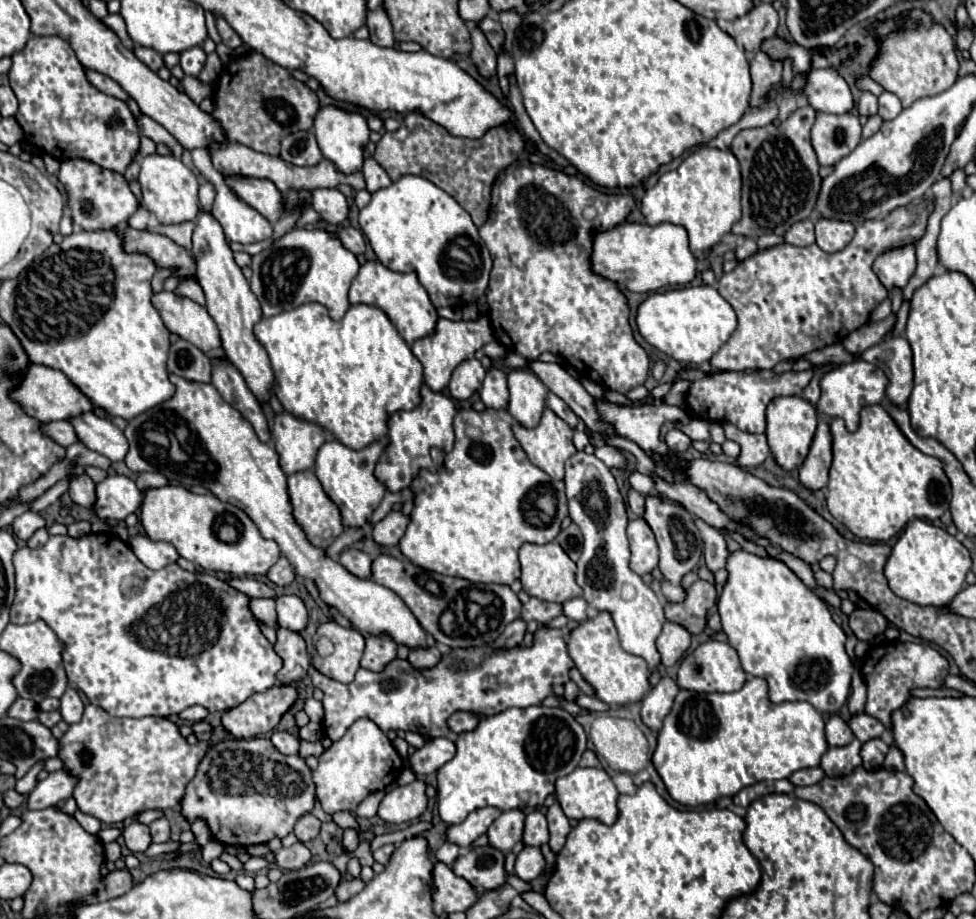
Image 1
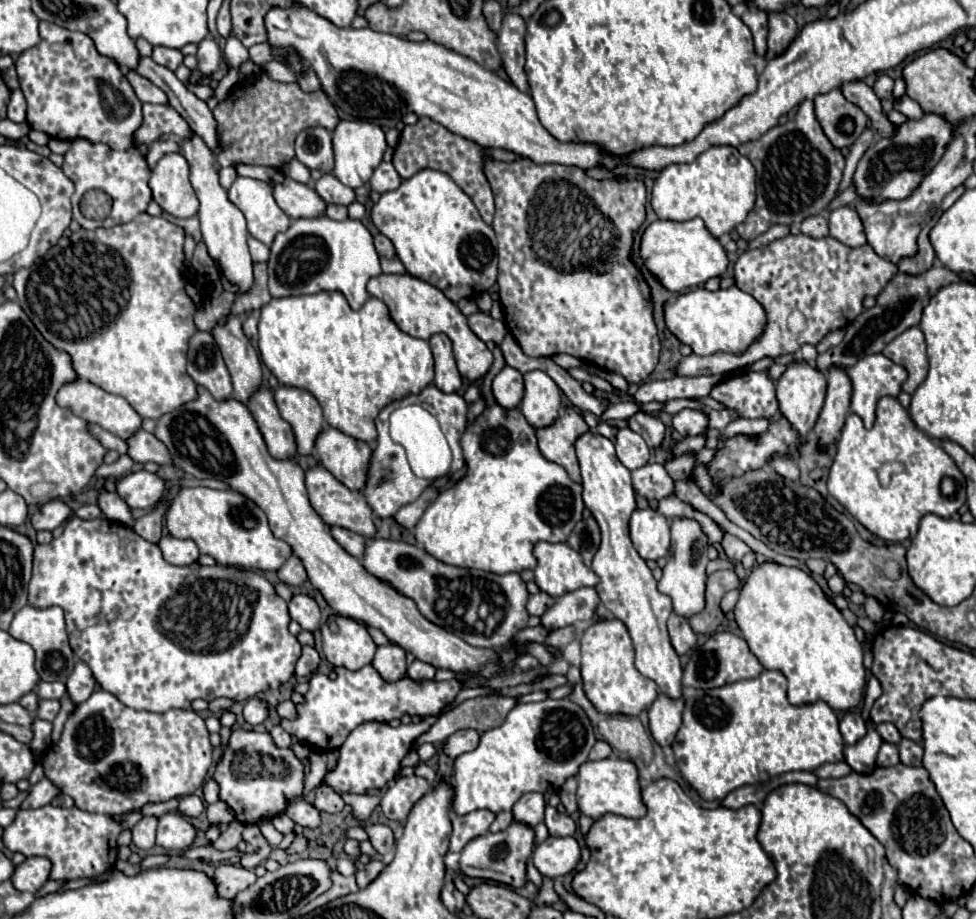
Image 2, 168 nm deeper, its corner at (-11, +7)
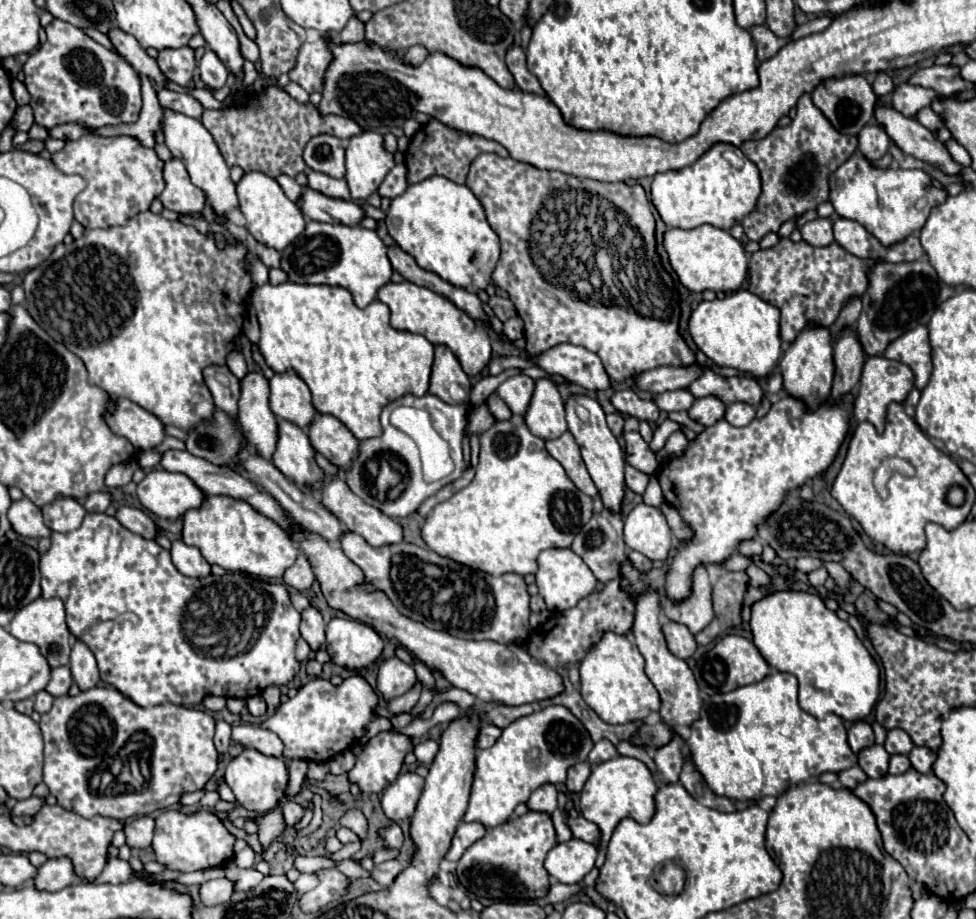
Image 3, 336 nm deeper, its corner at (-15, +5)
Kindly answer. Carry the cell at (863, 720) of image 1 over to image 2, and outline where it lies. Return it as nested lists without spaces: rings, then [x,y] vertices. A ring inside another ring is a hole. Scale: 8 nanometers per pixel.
[[[890,722],[878,724],[876,730],[878,730],[878,734],[884,738],[884,742],[890,742],[890,744],[898,744],[900,738],[902,738],[900,732],[898,732],[898,728],[896,728],[894,724],[890,724]]]

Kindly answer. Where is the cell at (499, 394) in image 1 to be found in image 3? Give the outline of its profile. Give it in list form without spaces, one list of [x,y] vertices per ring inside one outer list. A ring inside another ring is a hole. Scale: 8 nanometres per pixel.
[[[520,374],[520,376],[512,376],[506,382],[502,382],[498,386],[498,396],[506,402],[506,406],[512,410],[512,414],[524,414],[528,408],[528,402],[532,398],[534,392],[534,380]]]

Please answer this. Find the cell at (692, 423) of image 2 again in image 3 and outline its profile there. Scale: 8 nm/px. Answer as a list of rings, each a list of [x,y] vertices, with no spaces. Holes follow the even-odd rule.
[[[698,398],[694,406],[688,410],[688,416],[704,426],[712,426],[724,418],[724,404],[718,398]]]

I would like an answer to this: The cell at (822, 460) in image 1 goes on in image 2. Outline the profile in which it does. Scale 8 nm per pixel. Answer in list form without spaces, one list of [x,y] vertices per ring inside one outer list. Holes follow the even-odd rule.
[[[842,366],[828,368],[828,392],[824,408],[816,420],[814,432],[820,434],[822,446],[832,446],[840,436],[844,420],[850,412],[850,396],[852,396],[852,382]]]

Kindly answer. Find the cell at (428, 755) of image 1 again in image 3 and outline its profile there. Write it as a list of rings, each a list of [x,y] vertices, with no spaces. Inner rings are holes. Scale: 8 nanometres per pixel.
[[[482,724],[480,732],[478,732],[478,738],[476,738],[476,748],[490,748],[498,740],[500,732],[502,730],[492,726],[492,724]]]

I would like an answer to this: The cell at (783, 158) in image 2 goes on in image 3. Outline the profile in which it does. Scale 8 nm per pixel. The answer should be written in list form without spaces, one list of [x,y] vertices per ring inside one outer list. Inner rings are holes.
[[[804,94],[798,100],[798,114],[786,128],[774,128],[766,138],[744,142],[740,150],[758,166],[762,176],[762,194],[754,212],[742,220],[748,240],[762,240],[768,232],[778,232],[788,220],[794,220],[810,208],[818,208],[828,200],[828,180],[852,152],[856,152],[856,136],[844,136],[832,128],[826,116]]]

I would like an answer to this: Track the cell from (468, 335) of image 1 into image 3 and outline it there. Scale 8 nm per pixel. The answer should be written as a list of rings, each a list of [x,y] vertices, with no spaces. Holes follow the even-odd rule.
[[[438,344],[436,346],[436,358],[432,366],[432,378],[430,378],[430,394],[438,396],[446,404],[462,404],[468,402],[468,392],[470,392],[470,380],[466,372],[462,370],[458,358],[448,346]],[[458,386],[462,390],[462,396],[452,396],[452,388]]]

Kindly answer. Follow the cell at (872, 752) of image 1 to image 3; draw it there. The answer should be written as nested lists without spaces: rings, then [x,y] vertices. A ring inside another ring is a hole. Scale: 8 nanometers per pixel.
[[[894,754],[890,756],[890,768],[888,768],[888,774],[902,774],[910,768],[910,760],[908,756],[904,754]]]

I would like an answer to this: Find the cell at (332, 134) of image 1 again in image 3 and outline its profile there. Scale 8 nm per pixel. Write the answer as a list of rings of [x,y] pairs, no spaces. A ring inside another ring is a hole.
[[[364,130],[352,136],[346,146],[346,182],[352,200],[366,200],[384,176],[394,168],[394,156],[384,148],[384,138],[378,132]]]

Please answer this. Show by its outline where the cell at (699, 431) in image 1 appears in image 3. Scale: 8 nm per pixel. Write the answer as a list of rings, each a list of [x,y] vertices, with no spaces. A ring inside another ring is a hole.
[[[734,402],[734,404],[726,406],[726,416],[724,416],[724,420],[728,420],[732,426],[750,424],[754,418],[756,418],[756,410],[754,410],[750,404]]]

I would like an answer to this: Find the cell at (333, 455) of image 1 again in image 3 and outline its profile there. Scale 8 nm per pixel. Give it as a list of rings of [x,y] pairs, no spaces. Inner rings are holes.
[[[318,414],[310,424],[308,434],[314,450],[320,452],[328,462],[340,470],[352,468],[352,460],[356,460],[356,452],[360,452],[360,442],[340,420],[328,414]]]

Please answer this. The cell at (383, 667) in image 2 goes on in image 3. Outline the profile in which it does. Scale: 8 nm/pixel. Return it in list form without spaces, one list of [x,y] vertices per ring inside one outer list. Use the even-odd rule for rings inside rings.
[[[396,656],[384,660],[378,668],[378,692],[386,700],[404,694],[414,686],[414,682],[416,682],[414,668]]]

